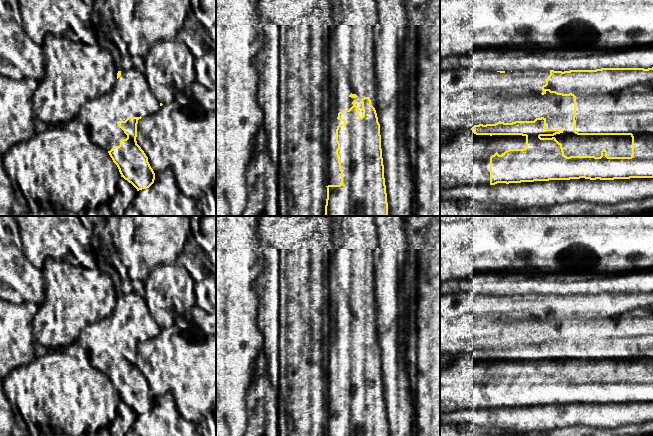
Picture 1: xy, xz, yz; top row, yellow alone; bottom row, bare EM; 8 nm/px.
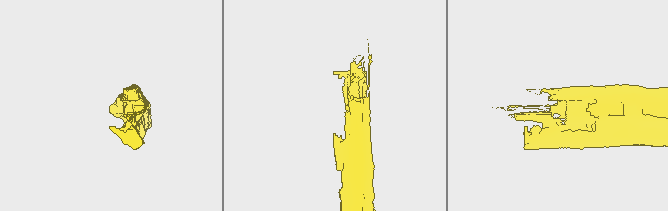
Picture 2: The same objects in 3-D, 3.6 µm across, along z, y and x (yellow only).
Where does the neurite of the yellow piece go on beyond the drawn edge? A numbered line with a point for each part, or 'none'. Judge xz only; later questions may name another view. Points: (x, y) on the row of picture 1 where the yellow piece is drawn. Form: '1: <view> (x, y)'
1: xz (351, 43)

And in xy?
1: xy (130, 97)

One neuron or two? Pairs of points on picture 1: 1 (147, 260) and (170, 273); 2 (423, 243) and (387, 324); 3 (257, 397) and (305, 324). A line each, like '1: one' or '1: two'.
1: two
2: two
3: two

